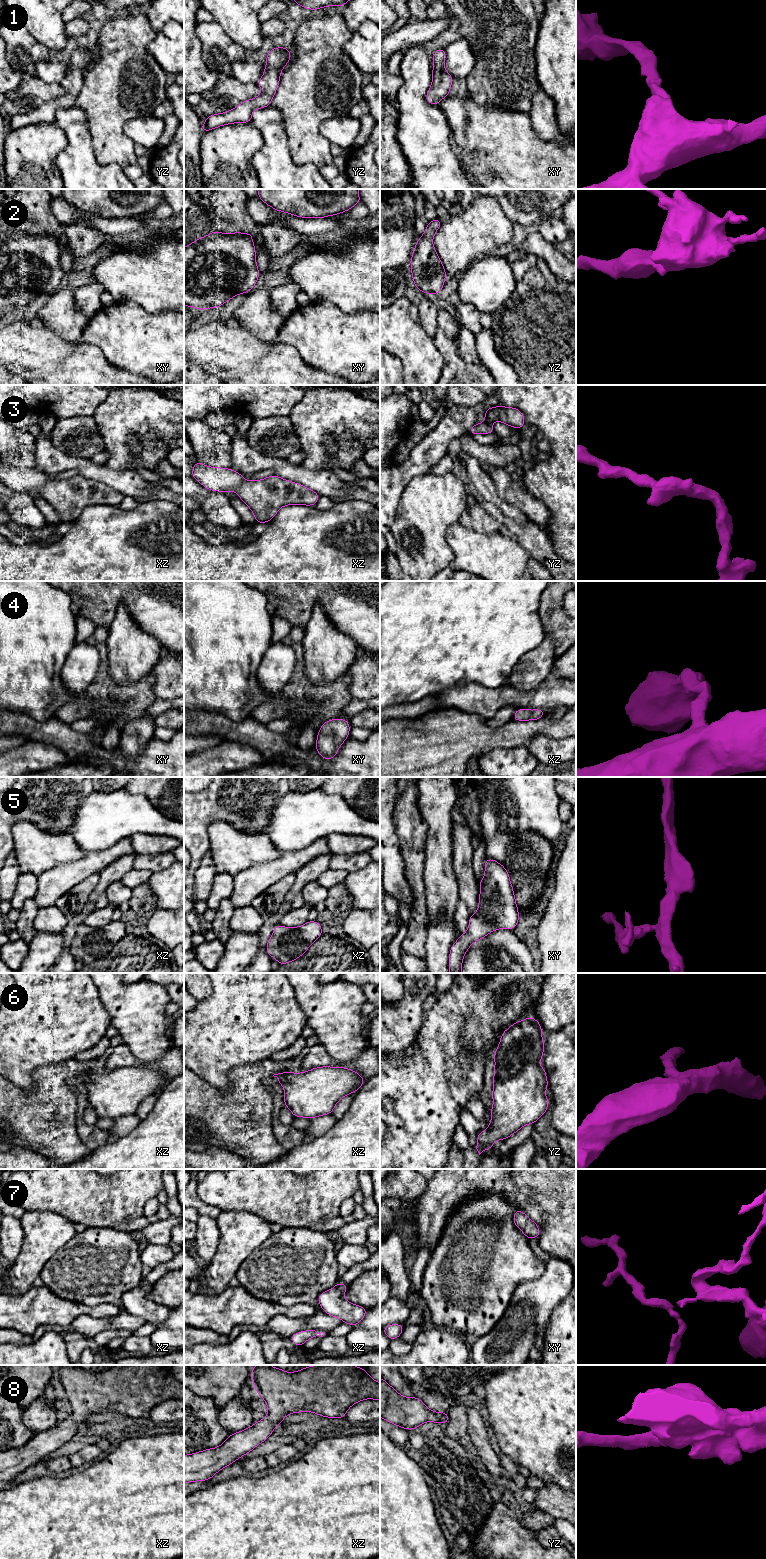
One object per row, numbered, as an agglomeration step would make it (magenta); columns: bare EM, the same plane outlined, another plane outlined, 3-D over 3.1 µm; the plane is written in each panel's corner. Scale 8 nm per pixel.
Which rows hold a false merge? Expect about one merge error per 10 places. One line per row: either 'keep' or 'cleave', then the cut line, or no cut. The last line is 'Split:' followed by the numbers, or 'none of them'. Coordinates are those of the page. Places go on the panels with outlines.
1: keep | no cut
2: keep | no cut
3: keep | no cut
4: keep | no cut
5: keep | no cut
6: keep | no cut
7: keep | no cut
8: keep | no cut
Split: none of them

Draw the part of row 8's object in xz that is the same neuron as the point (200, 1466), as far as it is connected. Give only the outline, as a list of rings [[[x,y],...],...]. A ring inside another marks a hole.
[[[256,1365],[251,1370],[251,1379],[255,1385],[256,1393],[265,1400],[268,1406],[268,1414],[264,1419],[254,1423],[251,1427],[230,1434],[224,1443],[216,1448],[184,1455],[184,1483],[210,1480],[221,1469],[231,1465],[266,1441],[276,1426],[280,1425],[282,1420],[291,1413],[308,1411],[321,1417],[345,1418],[347,1410],[352,1405],[365,1399],[380,1400],[380,1383],[373,1380],[364,1368],[352,1365],[310,1365],[292,1373],[269,1365]]]

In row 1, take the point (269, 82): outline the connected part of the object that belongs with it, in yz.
[[[283,45],[281,48],[271,49],[266,56],[264,74],[258,81],[261,94],[253,99],[247,99],[237,107],[218,114],[212,114],[202,122],[202,133],[226,124],[248,123],[252,121],[255,109],[270,106],[279,86],[280,74],[291,59],[291,52]]]

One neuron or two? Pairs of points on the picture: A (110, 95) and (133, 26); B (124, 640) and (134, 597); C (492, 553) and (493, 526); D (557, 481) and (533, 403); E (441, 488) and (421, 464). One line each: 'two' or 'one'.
A: one
B: two
C: two
D: one
E: two

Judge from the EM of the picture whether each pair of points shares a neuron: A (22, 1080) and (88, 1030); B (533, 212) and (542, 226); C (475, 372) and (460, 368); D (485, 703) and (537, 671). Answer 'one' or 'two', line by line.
A: one
B: two
C: one
D: two

